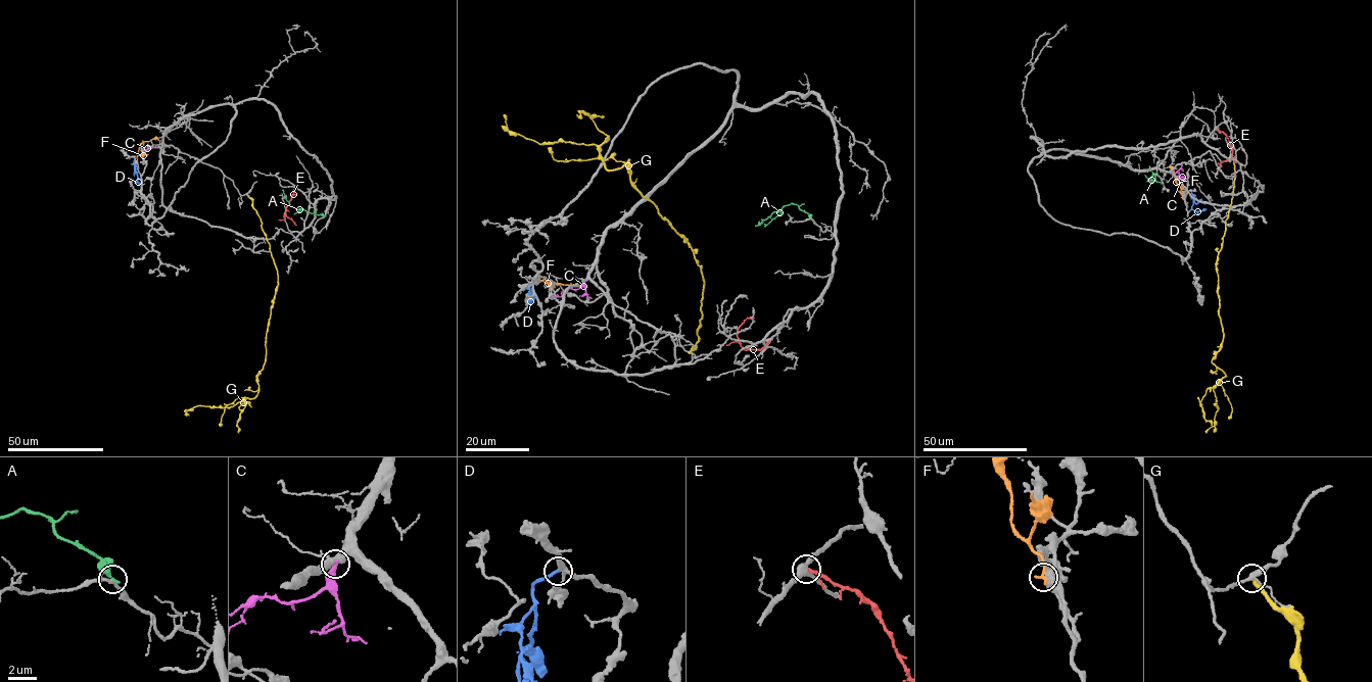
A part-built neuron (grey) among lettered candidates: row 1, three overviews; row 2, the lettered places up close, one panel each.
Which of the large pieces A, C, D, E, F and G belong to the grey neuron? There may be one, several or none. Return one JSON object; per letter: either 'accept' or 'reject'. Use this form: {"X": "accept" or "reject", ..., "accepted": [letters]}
{"A": "reject", "C": "reject", "D": "accept", "E": "reject", "F": "reject", "G": "reject", "accepted": ["D"]}

